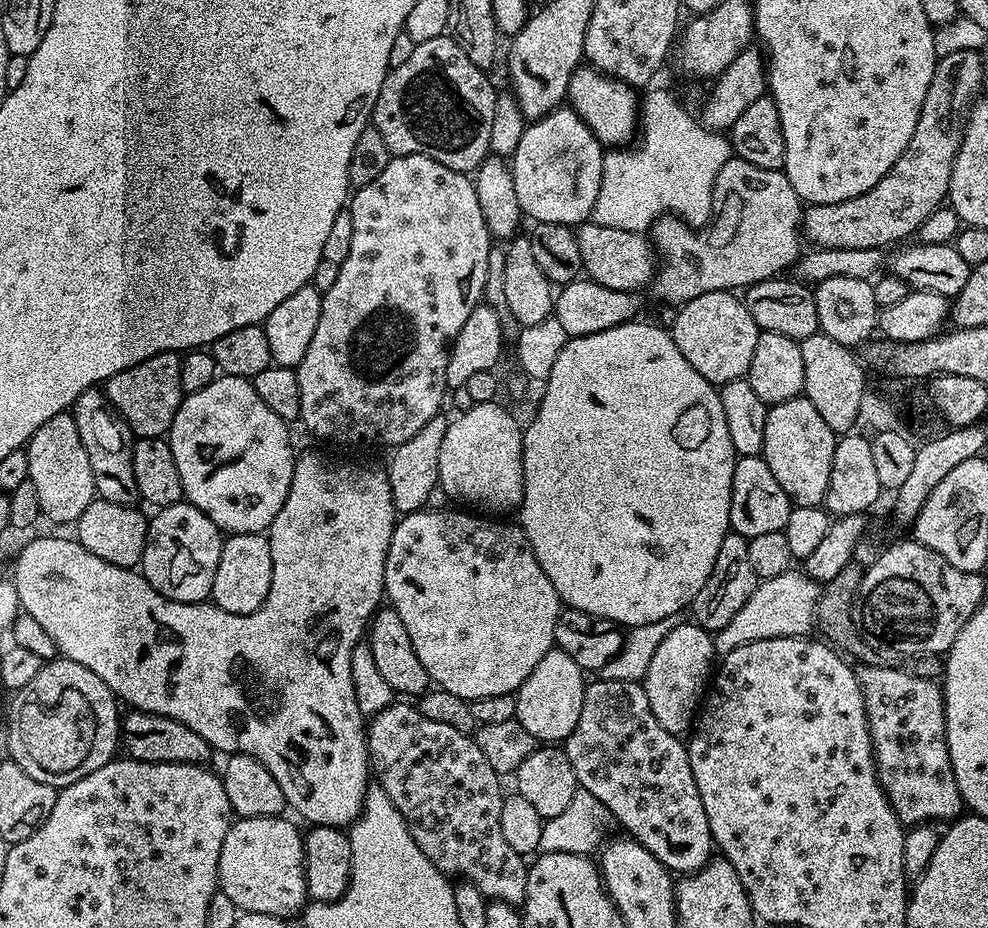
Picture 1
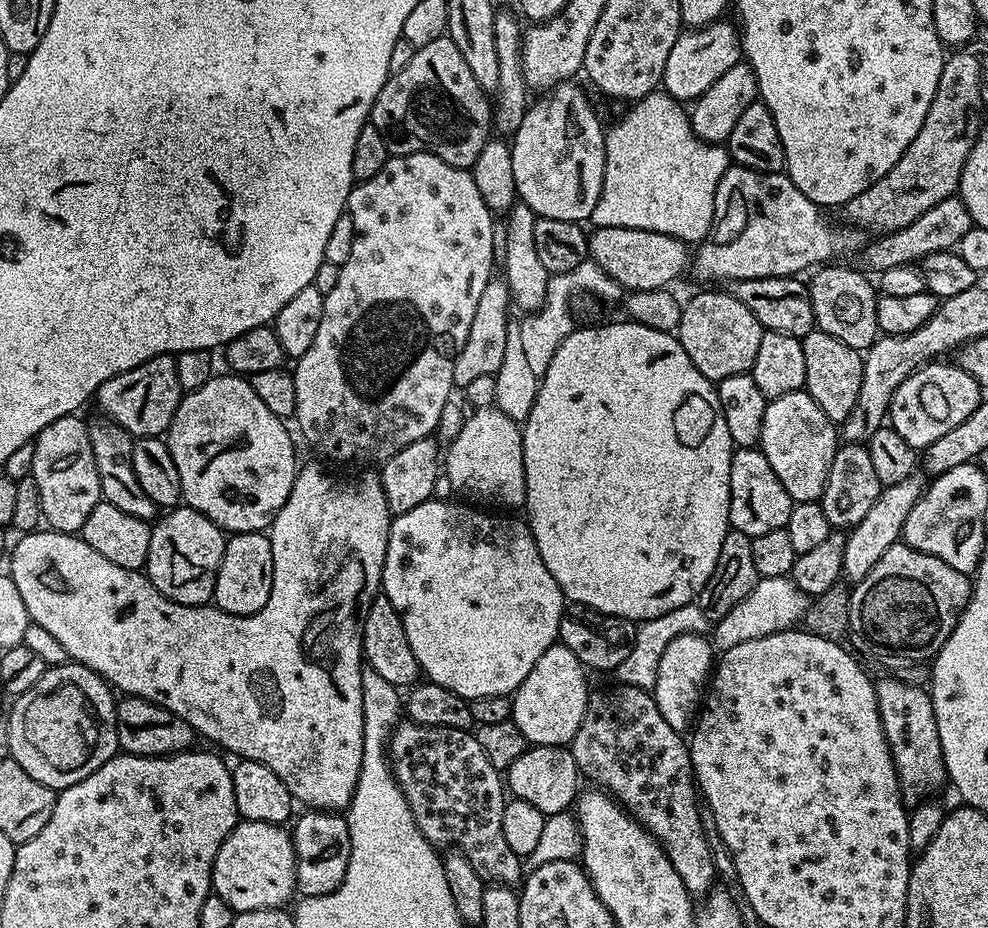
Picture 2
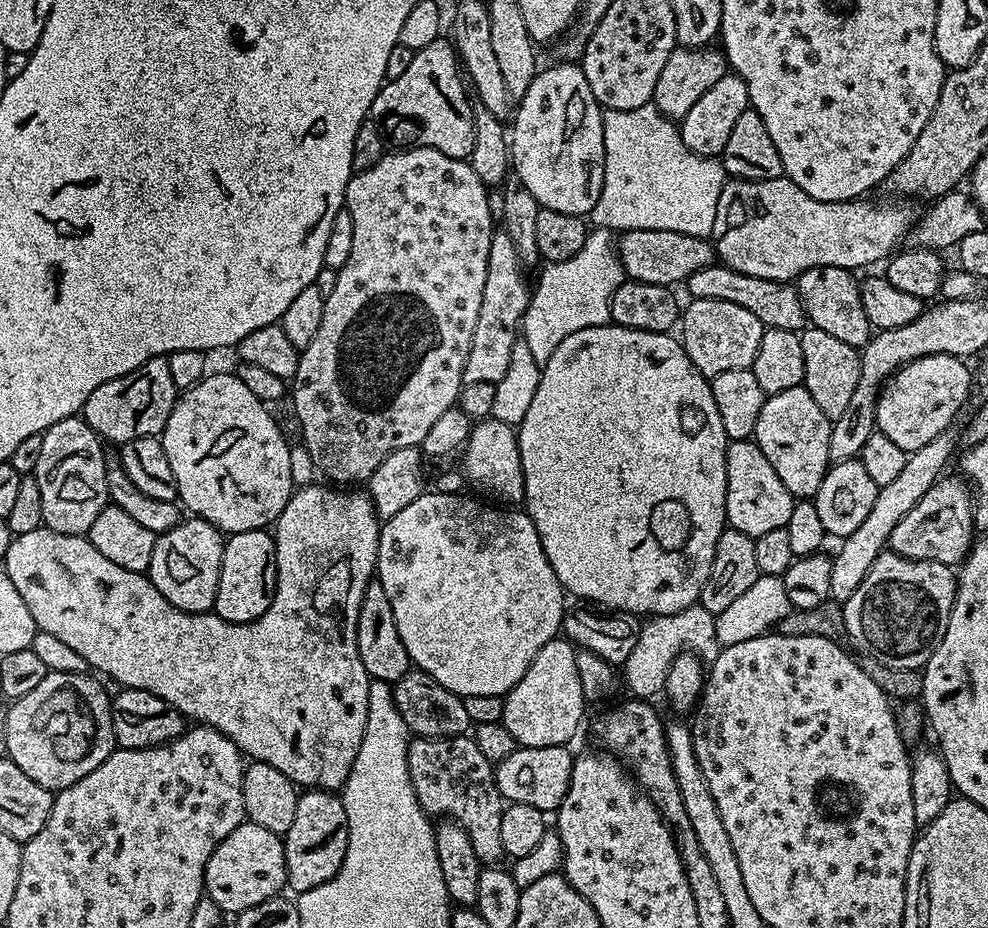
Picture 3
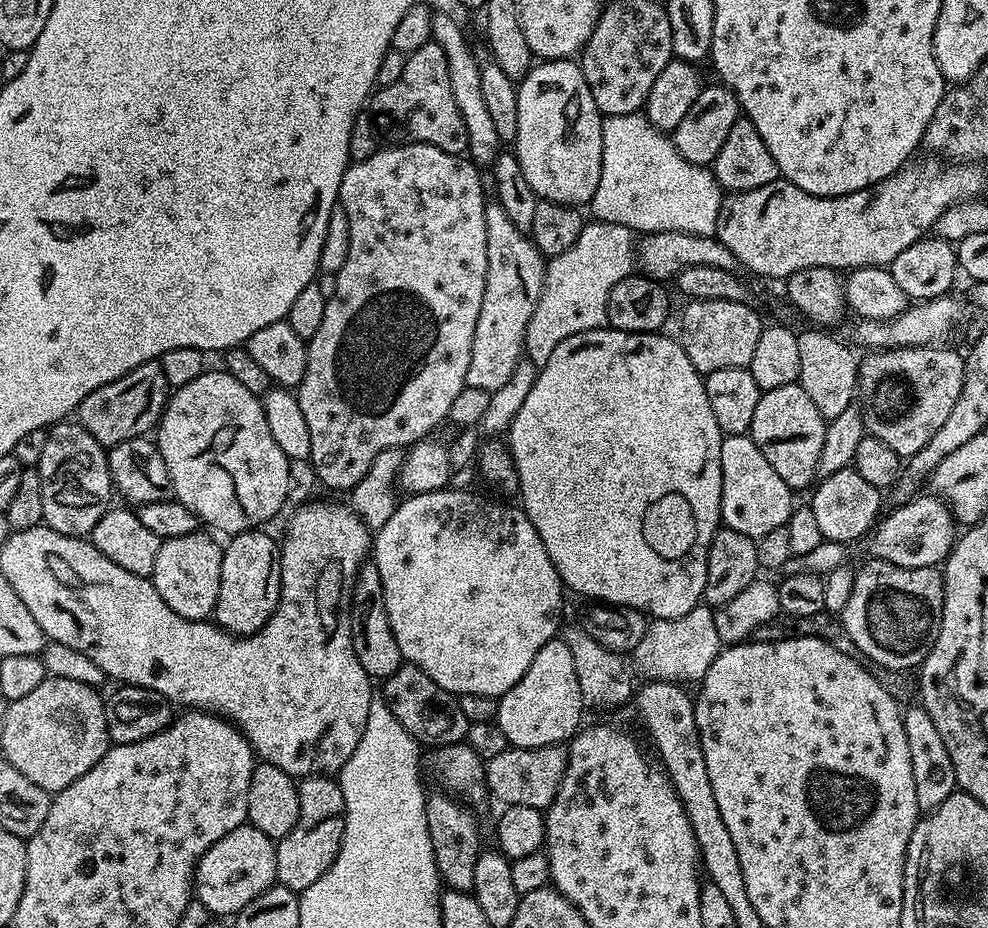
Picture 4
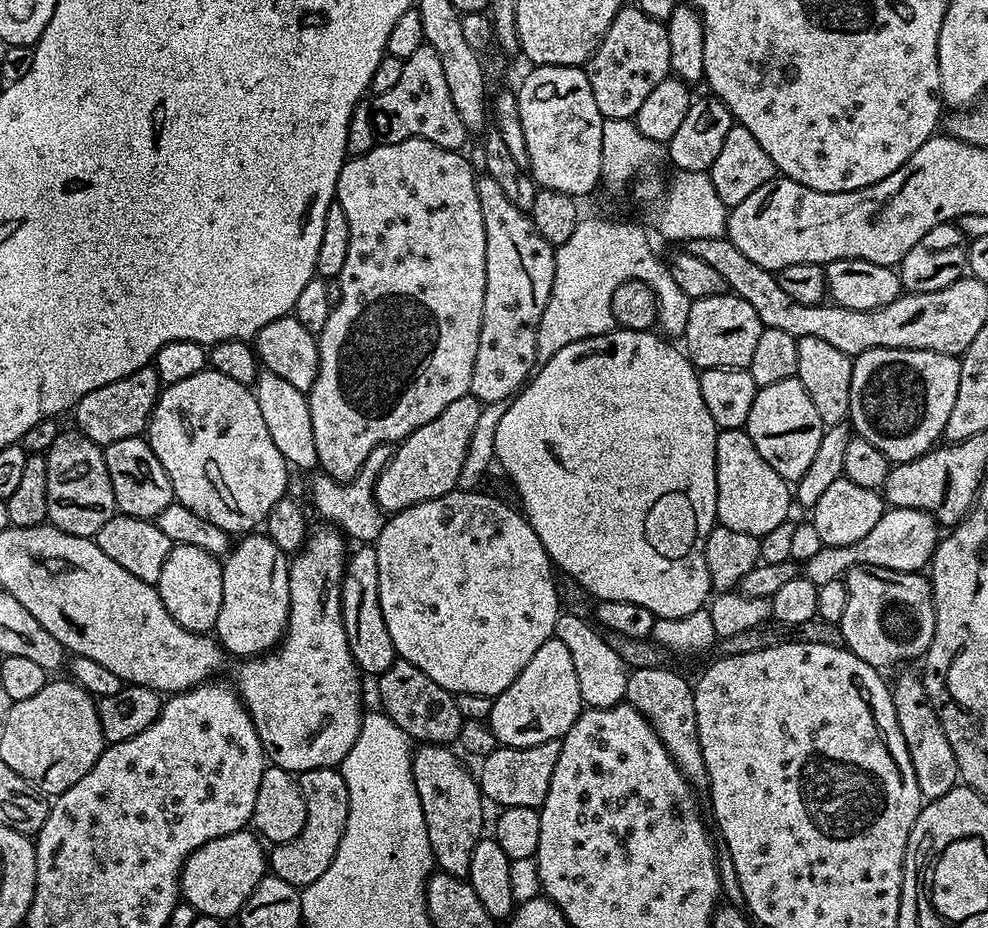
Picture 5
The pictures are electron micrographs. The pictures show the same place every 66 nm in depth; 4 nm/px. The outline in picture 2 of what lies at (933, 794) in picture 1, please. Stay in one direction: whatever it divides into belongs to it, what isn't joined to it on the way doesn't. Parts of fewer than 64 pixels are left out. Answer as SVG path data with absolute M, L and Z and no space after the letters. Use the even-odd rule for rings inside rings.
M904 680L875 681L878 714L890 746L892 761L900 779L905 801L915 806L929 795L931 788L945 783L946 773L942 746L938 738L938 722L934 718L934 706L931 695L916 684L907 684Z

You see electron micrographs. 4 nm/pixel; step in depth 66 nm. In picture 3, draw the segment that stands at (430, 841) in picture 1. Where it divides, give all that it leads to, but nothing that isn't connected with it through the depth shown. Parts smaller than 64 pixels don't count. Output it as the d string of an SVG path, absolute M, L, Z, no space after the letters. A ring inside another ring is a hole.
M471 735L413 739L408 746L408 769L414 794L422 810L428 813L429 817L447 818L451 823L461 824L466 834L470 834L470 842L474 842L474 854L478 854L481 865L496 866L505 859L501 827L506 804L496 785L494 766L486 758L486 754L478 750L475 739Z

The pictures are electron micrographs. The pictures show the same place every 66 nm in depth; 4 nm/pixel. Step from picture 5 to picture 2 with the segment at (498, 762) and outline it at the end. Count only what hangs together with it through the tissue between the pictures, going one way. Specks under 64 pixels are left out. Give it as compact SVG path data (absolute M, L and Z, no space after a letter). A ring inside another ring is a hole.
M559 744L529 746L521 756L514 758L512 765L506 769L507 791L517 800L530 802L530 806L538 806L538 810L542 810L546 818L559 812L567 812L575 805L576 797L582 788L580 783L580 767L574 762L571 747Z

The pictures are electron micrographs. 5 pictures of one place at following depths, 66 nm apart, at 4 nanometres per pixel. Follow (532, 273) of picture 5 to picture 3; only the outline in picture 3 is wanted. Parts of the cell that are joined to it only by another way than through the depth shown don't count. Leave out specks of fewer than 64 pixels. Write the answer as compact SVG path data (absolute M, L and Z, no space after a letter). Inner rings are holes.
M503 230L493 231L490 258L486 262L486 286L482 286L482 306L478 309L470 354L466 354L464 384L490 382L496 385L509 367L510 352L518 341L530 295L530 284L524 281L524 275L526 269L518 258L518 250L514 250L514 242L510 242Z

